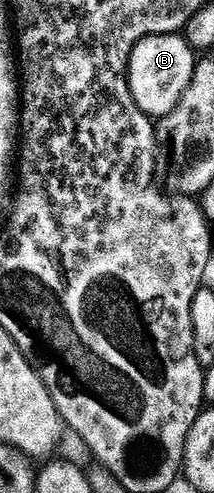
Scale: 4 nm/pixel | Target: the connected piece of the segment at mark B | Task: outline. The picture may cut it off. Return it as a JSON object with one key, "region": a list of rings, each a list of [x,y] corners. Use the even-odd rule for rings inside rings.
{"region":[[[177,34],[150,35],[133,48],[128,64],[128,82],[138,108],[153,120],[178,108],[196,71],[198,54],[187,37]]]}

